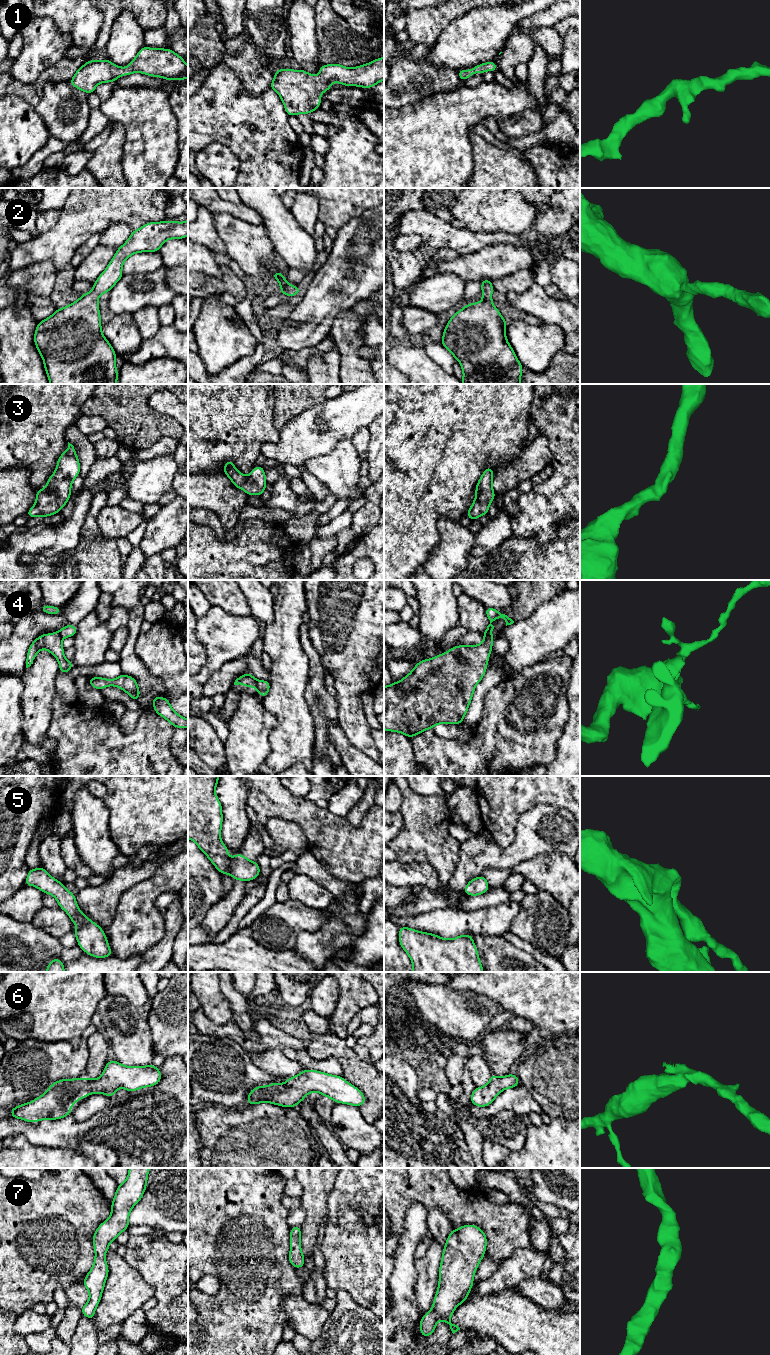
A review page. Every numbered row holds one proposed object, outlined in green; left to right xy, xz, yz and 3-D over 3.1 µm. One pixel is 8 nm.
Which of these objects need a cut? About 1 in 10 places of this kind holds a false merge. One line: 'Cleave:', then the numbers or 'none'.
Cleave: 4

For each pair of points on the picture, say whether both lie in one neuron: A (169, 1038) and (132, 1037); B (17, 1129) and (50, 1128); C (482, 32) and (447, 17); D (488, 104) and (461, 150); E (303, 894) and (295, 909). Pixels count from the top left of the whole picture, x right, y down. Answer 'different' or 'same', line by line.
A: different
B: same
C: different
D: same
E: different

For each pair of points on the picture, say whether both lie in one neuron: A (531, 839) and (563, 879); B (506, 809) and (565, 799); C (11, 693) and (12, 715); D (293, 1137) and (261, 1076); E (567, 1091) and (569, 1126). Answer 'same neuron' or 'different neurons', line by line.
A: different neurons
B: same neuron
C: same neuron
D: different neurons
E: different neurons

